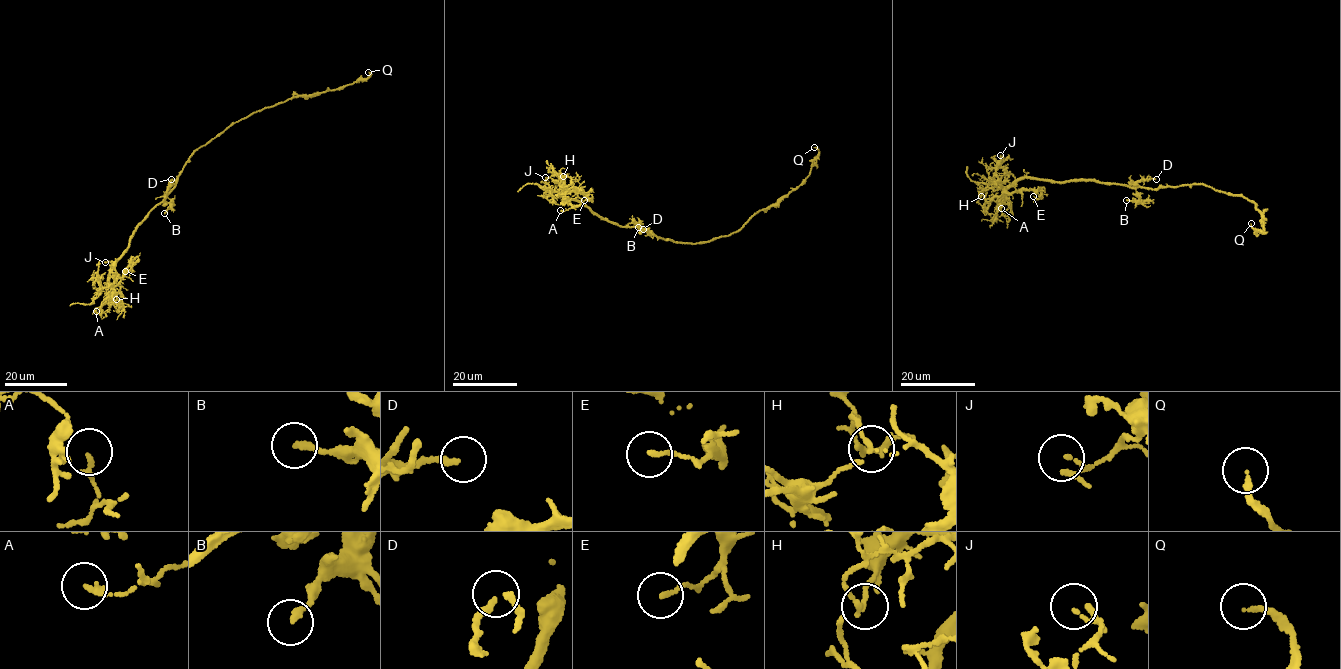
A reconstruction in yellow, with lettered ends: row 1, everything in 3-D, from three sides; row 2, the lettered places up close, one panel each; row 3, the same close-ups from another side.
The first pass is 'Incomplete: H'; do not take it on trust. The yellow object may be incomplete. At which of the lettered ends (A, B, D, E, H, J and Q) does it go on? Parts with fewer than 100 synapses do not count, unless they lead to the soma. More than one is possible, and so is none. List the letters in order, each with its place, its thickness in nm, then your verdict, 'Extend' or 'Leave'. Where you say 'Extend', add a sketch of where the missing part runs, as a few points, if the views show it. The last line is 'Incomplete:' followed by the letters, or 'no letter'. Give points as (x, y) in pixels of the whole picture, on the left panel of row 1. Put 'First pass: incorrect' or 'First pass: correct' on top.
First pass: incorrect
A: Place: (96, 311). Thickness 150 nm. Leave
B: Place: (164, 213). Thickness 190 nm. Leave
D: Place: (171, 179). Thickness 190 nm. Leave
E: Place: (125, 271). Thickness 120 nm. Leave
H: Place: (116, 299). Thickness 80 nm. Leave
J: Place: (105, 262). Thickness 80 nm. Leave
Q: Place: (368, 72). Thickness 150 nm. Leave
Incomplete: no letter

